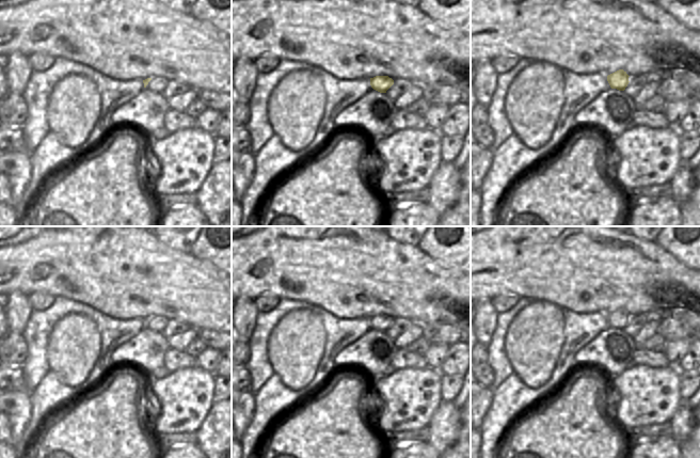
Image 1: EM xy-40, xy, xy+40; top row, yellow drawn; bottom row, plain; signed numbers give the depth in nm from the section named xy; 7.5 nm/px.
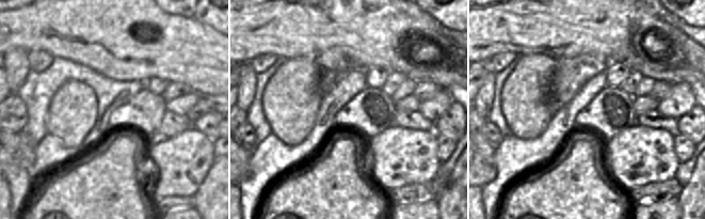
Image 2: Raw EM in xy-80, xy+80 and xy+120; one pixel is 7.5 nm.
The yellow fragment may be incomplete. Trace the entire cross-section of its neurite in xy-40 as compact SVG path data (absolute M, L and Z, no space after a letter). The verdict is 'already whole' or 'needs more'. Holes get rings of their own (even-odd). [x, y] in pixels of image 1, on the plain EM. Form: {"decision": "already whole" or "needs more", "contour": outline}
{"decision": "needs more", "contour": "M158 315L156 317L147 317L145 319L143 319L144 322L144 327L152 329L153 331L157 331L157 332L162 332L168 322L169 319Z"}

